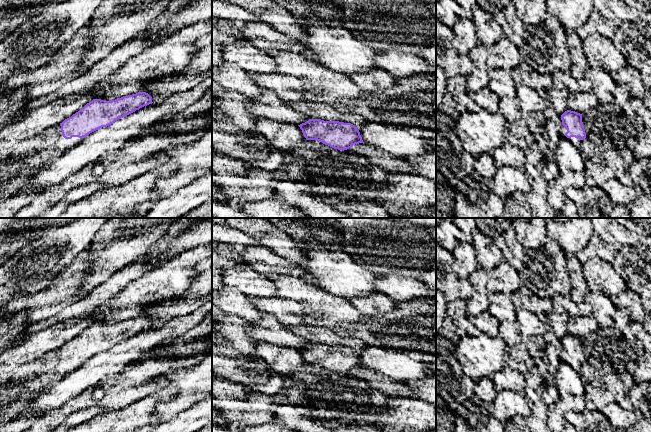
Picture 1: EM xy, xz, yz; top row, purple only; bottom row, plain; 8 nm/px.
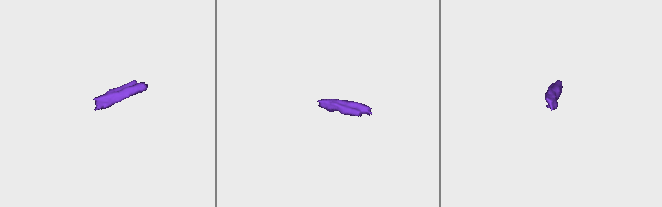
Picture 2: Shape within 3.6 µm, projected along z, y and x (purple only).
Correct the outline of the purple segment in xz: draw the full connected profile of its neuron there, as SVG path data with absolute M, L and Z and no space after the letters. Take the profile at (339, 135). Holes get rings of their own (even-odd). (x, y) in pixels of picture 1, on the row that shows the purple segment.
M309 119L298 125L307 140L317 140L334 149L347 150L363 143L359 130L351 123Z

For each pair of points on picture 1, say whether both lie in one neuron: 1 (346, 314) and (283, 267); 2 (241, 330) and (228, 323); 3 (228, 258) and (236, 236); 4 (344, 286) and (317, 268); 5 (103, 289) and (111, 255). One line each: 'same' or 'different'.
1: different
2: same
3: same
4: same
5: different

